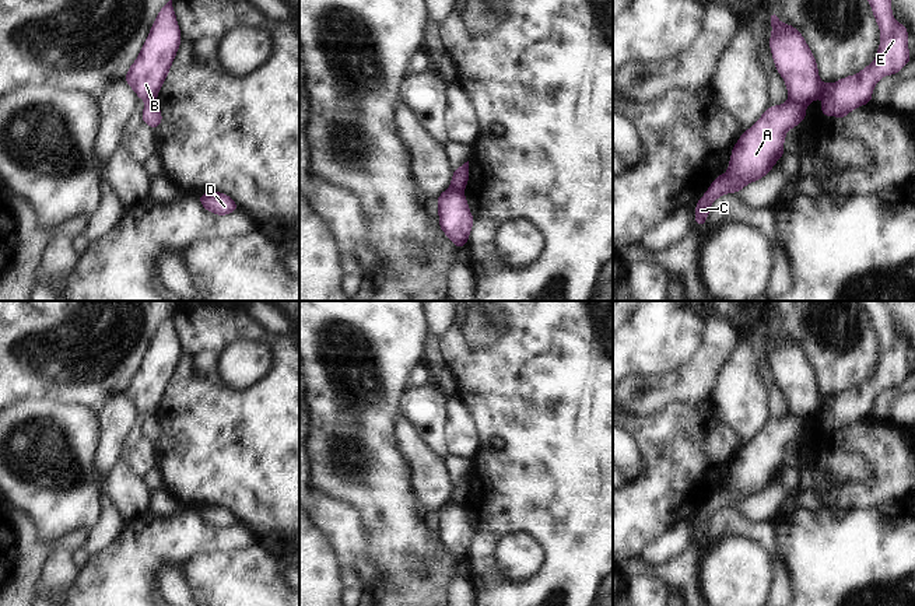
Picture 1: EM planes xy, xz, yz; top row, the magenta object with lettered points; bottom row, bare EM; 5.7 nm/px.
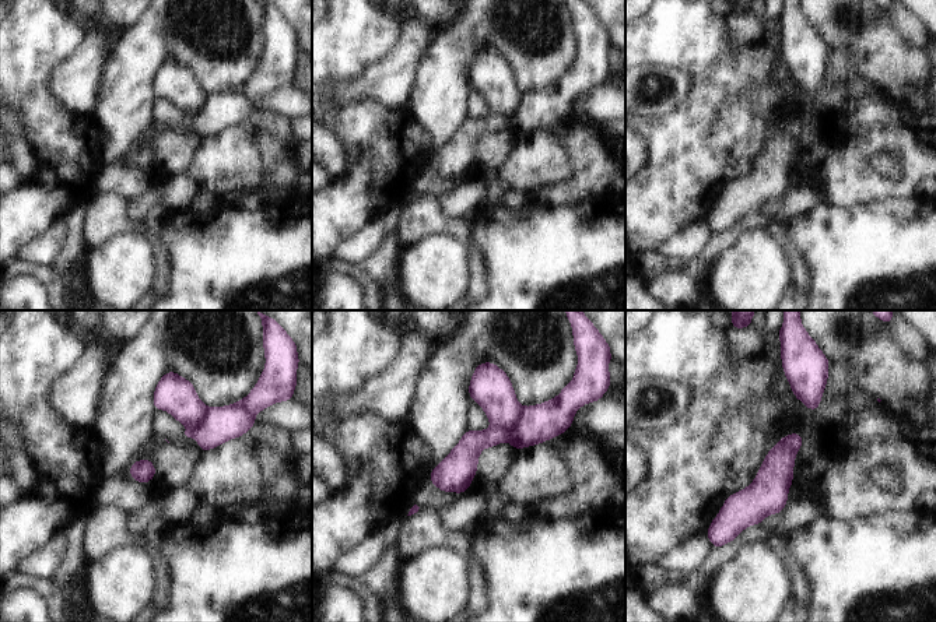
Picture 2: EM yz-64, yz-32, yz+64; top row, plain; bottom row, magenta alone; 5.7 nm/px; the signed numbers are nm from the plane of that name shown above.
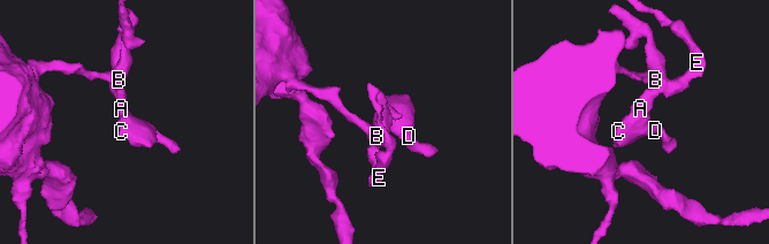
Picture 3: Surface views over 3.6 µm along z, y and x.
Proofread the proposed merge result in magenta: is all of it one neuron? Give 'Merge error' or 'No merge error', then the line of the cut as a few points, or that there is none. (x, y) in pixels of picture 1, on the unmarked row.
Merge error. Split along yz (789, 413), (805, 420)

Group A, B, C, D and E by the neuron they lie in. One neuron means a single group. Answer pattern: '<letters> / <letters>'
A C D E / B

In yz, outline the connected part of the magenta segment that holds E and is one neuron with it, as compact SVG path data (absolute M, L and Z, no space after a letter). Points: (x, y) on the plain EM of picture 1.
M862 301L862 304L881 346L880 360L874 375L860 386L832 397L824 397L823 430L846 431L852 423L872 416L876 396L883 389L898 386L911 374L907 340L894 333L893 315L884 301Z

